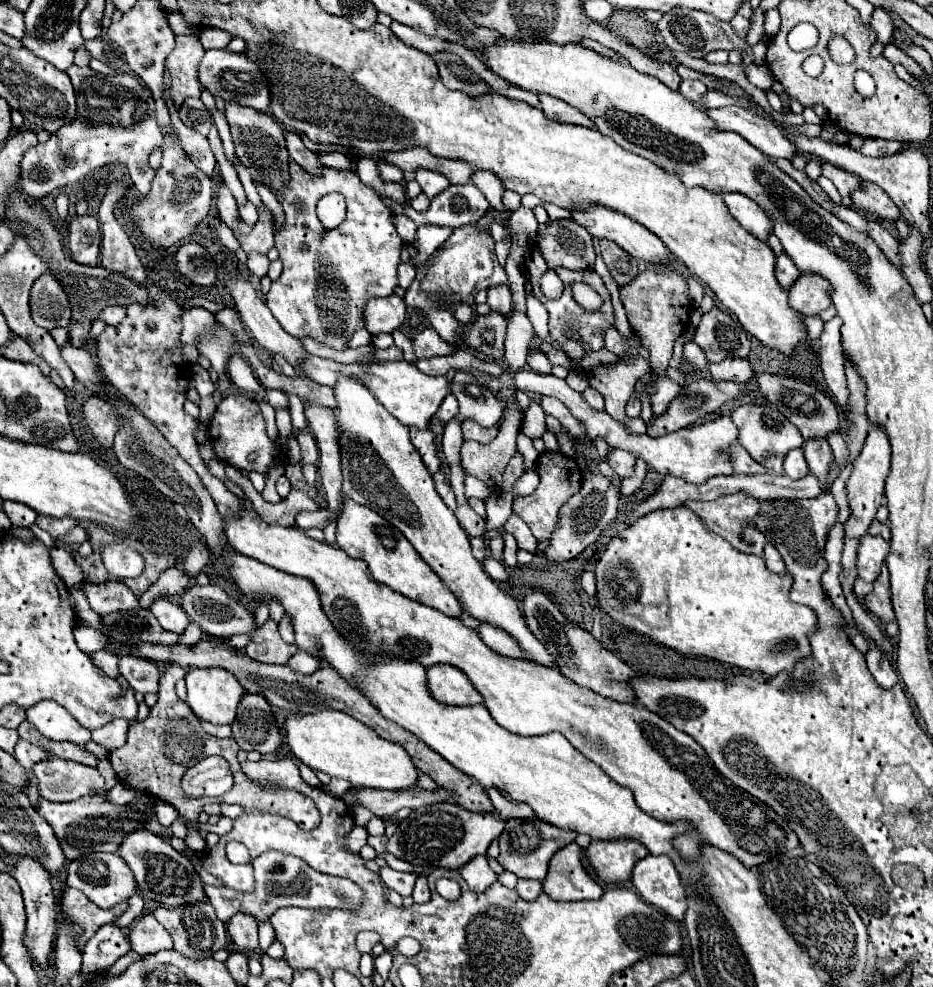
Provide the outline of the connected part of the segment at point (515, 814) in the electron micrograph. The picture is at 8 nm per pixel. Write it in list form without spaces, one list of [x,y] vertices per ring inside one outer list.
[[[488,788],[488,796],[494,804],[494,810],[504,818],[532,818],[534,816],[534,810],[528,806],[528,804],[518,804],[518,802],[510,802],[502,796],[502,792],[498,788]]]

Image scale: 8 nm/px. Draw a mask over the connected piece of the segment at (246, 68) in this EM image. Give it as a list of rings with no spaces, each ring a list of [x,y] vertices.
[[[206,50],[198,66],[198,80],[202,88],[206,88],[214,98],[222,98],[224,102],[238,102],[240,106],[248,106],[260,112],[266,112],[270,106],[270,92],[264,76],[256,64],[246,60],[244,54],[234,54],[230,50]]]

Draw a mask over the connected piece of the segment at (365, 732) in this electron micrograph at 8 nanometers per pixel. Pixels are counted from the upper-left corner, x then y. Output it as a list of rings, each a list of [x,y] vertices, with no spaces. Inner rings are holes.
[[[326,708],[314,714],[290,714],[284,722],[284,740],[290,752],[300,762],[310,766],[314,772],[344,778],[354,788],[366,786],[366,788],[400,790],[414,786],[418,776],[404,748],[380,738],[372,728],[368,728],[360,720],[334,708]]]

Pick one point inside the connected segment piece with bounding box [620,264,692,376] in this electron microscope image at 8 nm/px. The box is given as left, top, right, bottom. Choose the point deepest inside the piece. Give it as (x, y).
(657, 303)

